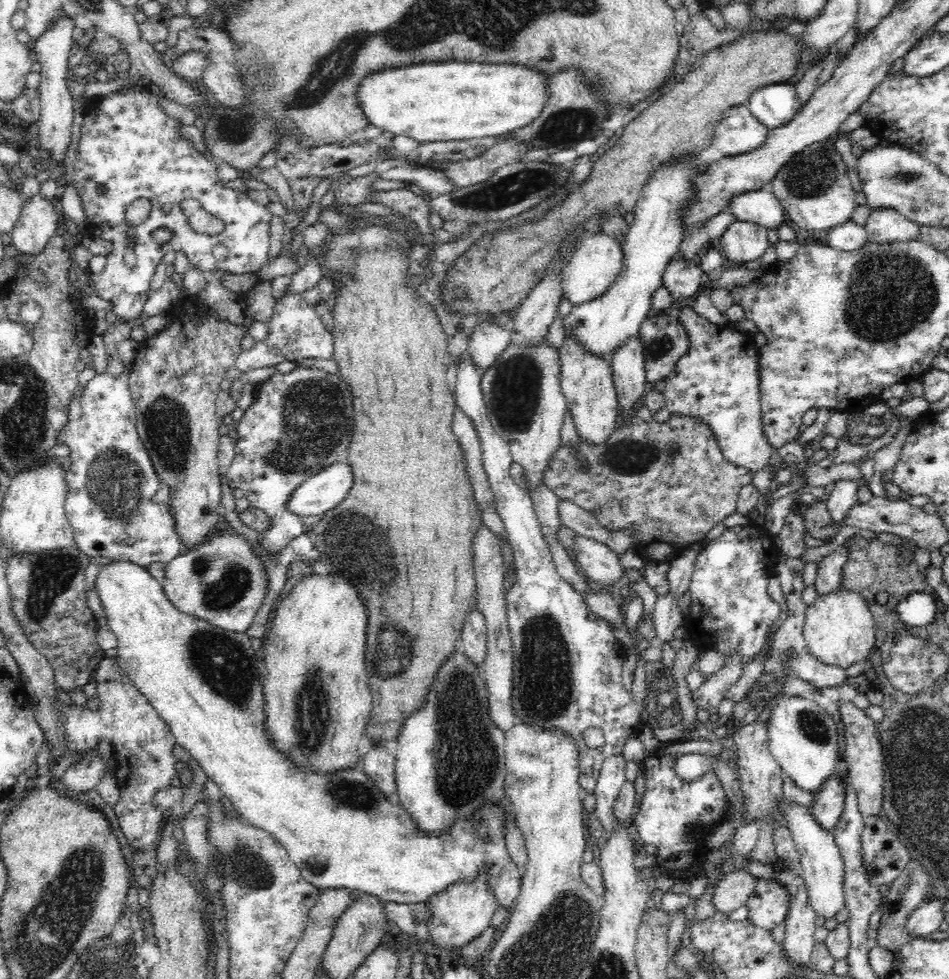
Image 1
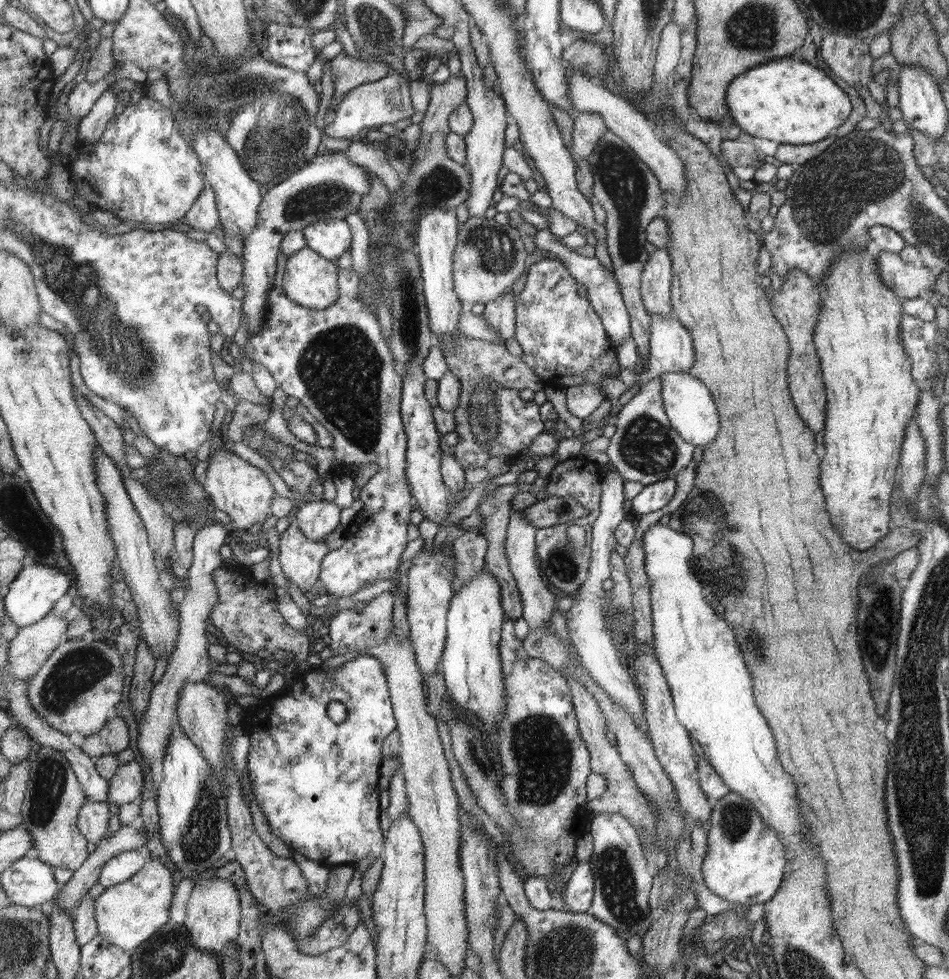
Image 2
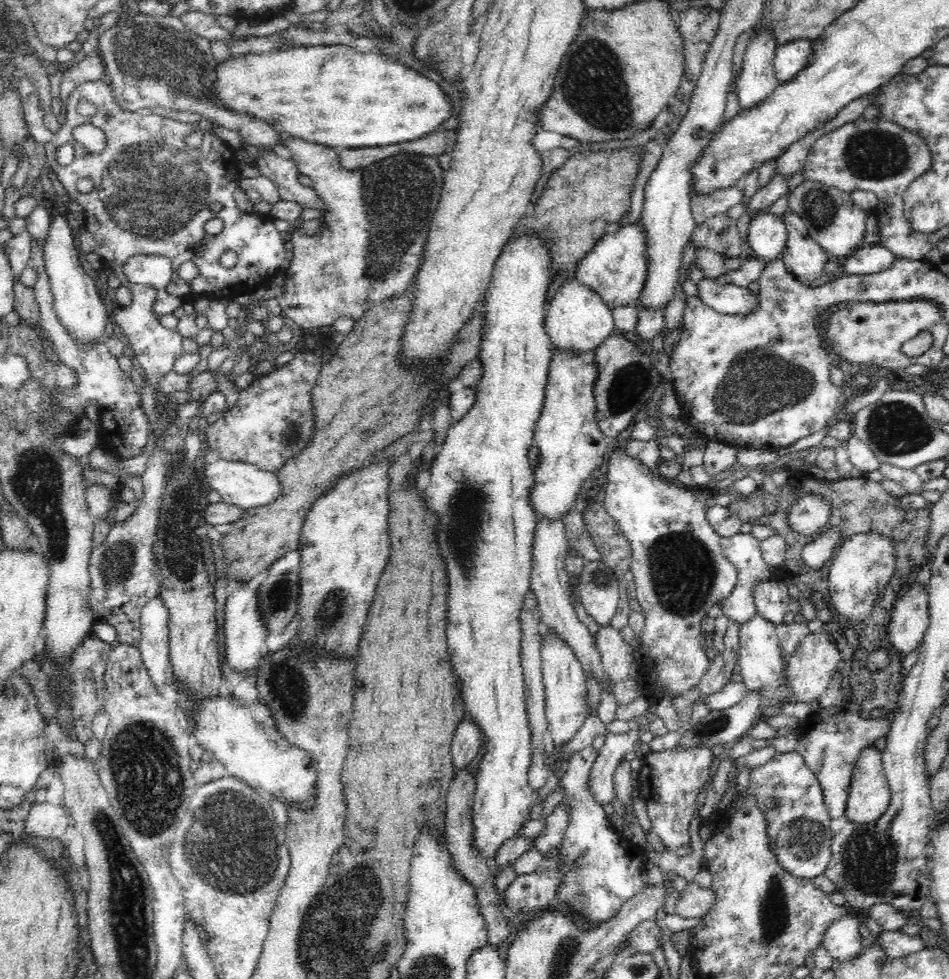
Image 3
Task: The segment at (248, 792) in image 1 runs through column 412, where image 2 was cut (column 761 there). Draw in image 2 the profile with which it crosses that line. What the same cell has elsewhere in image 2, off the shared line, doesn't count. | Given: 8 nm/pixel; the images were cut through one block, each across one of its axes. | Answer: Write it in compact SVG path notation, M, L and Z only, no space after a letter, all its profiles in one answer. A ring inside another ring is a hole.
M737 793L728 794L722 800L713 803L713 815L707 827L707 848L705 857L700 861L702 878L706 886L724 900L734 904L748 906L767 903L780 890L784 875L784 866L788 864L786 846L778 839L776 831L766 826L760 813L752 803Z

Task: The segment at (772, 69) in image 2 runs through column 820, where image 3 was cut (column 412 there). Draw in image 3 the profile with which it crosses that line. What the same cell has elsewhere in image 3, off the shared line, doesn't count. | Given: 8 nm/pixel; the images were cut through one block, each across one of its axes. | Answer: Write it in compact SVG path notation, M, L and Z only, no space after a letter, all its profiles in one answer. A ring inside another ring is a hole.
M318 45L318 46L293 46L291 49L278 49L270 54L258 55L250 53L245 57L229 57L218 63L215 68L215 85L212 93L218 97L220 105L224 108L229 108L238 114L251 114L256 120L263 120L272 126L282 127L284 134L290 133L291 136L296 136L302 140L322 144L326 147L335 149L338 146L346 146L348 149L362 148L362 147L383 147L388 145L395 145L398 143L410 143L411 140L423 138L423 136L430 135L434 132L448 116L450 116L450 102L446 98L446 94L442 92L442 88L428 80L426 76L420 76L418 71L410 70L410 63L401 62L396 64L390 58L380 58L380 54L372 52L372 54L360 54L353 47L348 45Z

